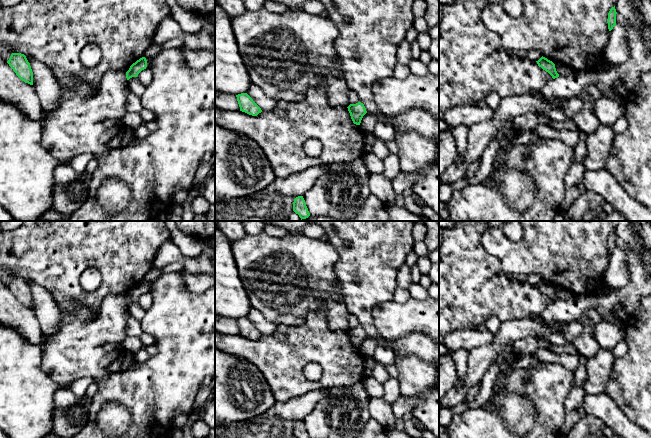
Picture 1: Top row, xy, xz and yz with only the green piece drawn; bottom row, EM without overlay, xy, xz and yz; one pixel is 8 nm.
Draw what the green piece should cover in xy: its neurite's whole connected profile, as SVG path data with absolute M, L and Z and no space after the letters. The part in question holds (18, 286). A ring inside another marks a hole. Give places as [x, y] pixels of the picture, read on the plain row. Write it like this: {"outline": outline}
{"outline": "M12 277L7 287L22 305L33 309L33 296L24 278Z"}

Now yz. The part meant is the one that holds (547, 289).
{"outline": "M542 280L536 286L538 290L541 291L546 296L548 296L552 300L553 303L559 301L559 298L557 297L556 292L555 292L555 288L552 285Z"}

